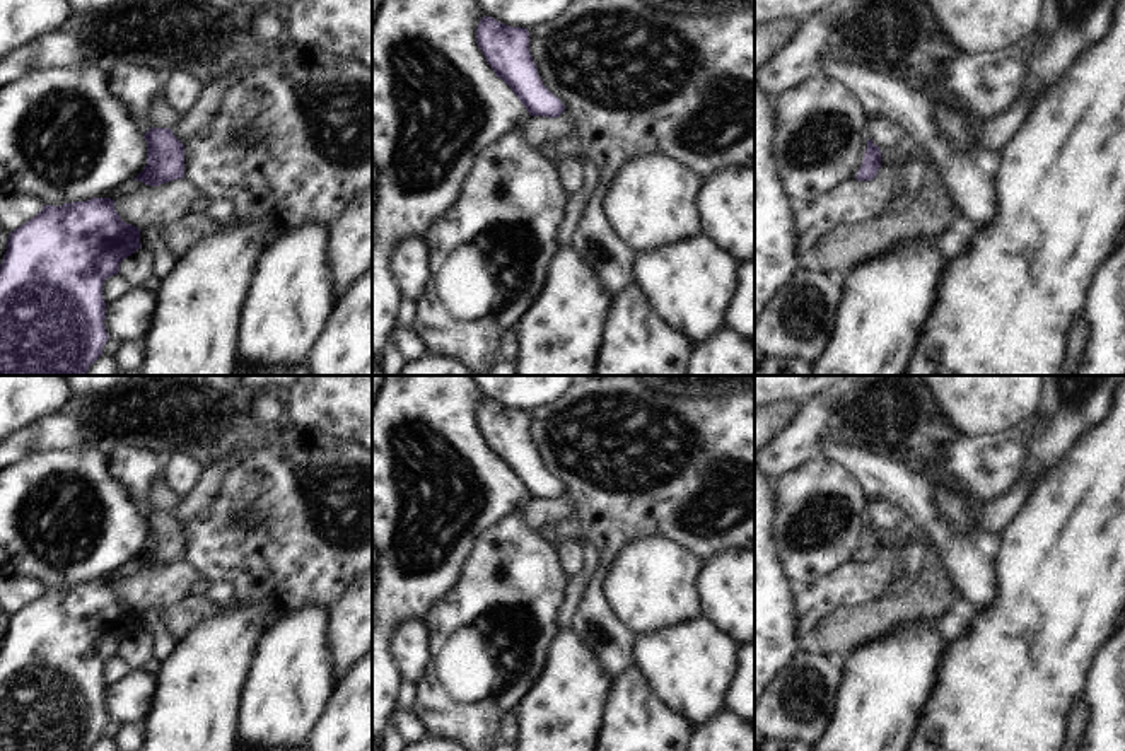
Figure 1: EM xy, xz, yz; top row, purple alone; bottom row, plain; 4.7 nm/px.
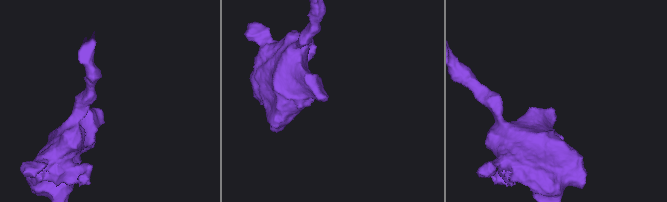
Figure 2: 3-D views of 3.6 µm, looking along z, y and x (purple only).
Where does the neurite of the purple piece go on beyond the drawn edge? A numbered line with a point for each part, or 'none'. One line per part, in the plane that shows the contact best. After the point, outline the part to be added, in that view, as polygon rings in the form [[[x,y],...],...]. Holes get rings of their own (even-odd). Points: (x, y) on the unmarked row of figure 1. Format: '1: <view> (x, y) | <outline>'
none

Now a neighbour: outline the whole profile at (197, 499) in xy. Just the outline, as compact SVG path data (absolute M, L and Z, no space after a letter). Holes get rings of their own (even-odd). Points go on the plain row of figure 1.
M224 459L208 468L201 468L198 483L181 497L181 502L172 510L174 519L184 526L184 521L203 510L217 492L222 474L232 468L239 459Z

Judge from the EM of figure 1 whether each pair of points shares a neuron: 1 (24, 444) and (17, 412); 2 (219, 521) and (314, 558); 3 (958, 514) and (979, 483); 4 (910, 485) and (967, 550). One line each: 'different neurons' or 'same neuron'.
1: different neurons
2: same neuron
3: different neurons
4: same neuron

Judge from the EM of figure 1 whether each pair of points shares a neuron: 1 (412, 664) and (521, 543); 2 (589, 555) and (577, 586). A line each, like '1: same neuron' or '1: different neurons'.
1: different neurons
2: same neuron

